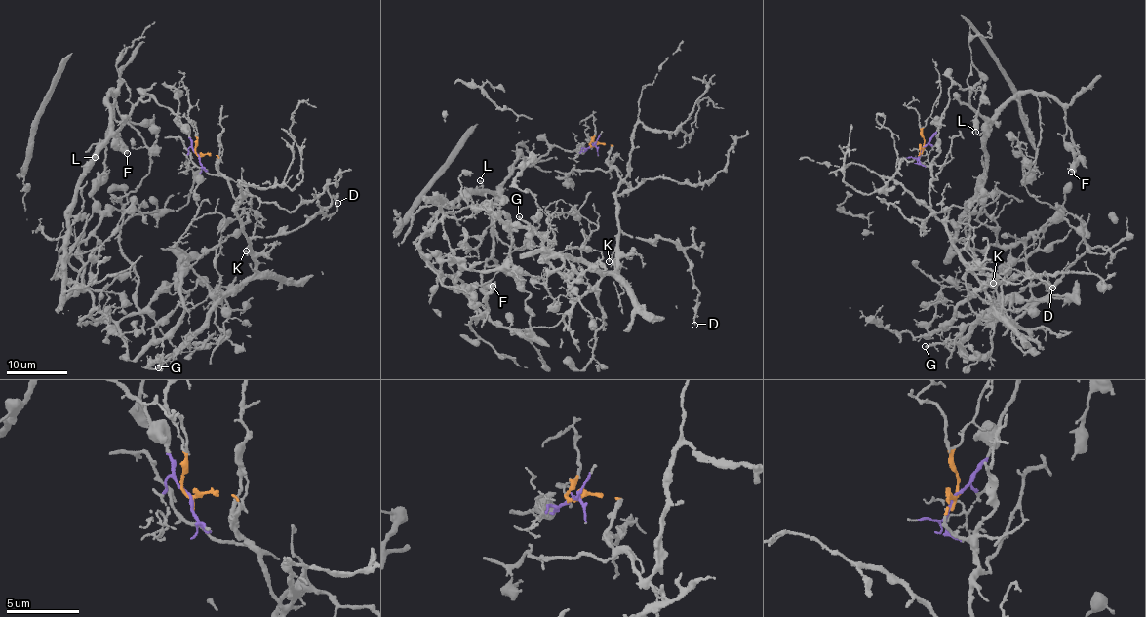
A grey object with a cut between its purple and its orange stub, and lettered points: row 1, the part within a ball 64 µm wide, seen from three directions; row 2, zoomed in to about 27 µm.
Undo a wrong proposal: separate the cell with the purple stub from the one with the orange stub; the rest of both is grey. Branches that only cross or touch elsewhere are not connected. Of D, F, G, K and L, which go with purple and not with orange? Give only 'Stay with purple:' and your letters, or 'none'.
Stay with purple: F, L

